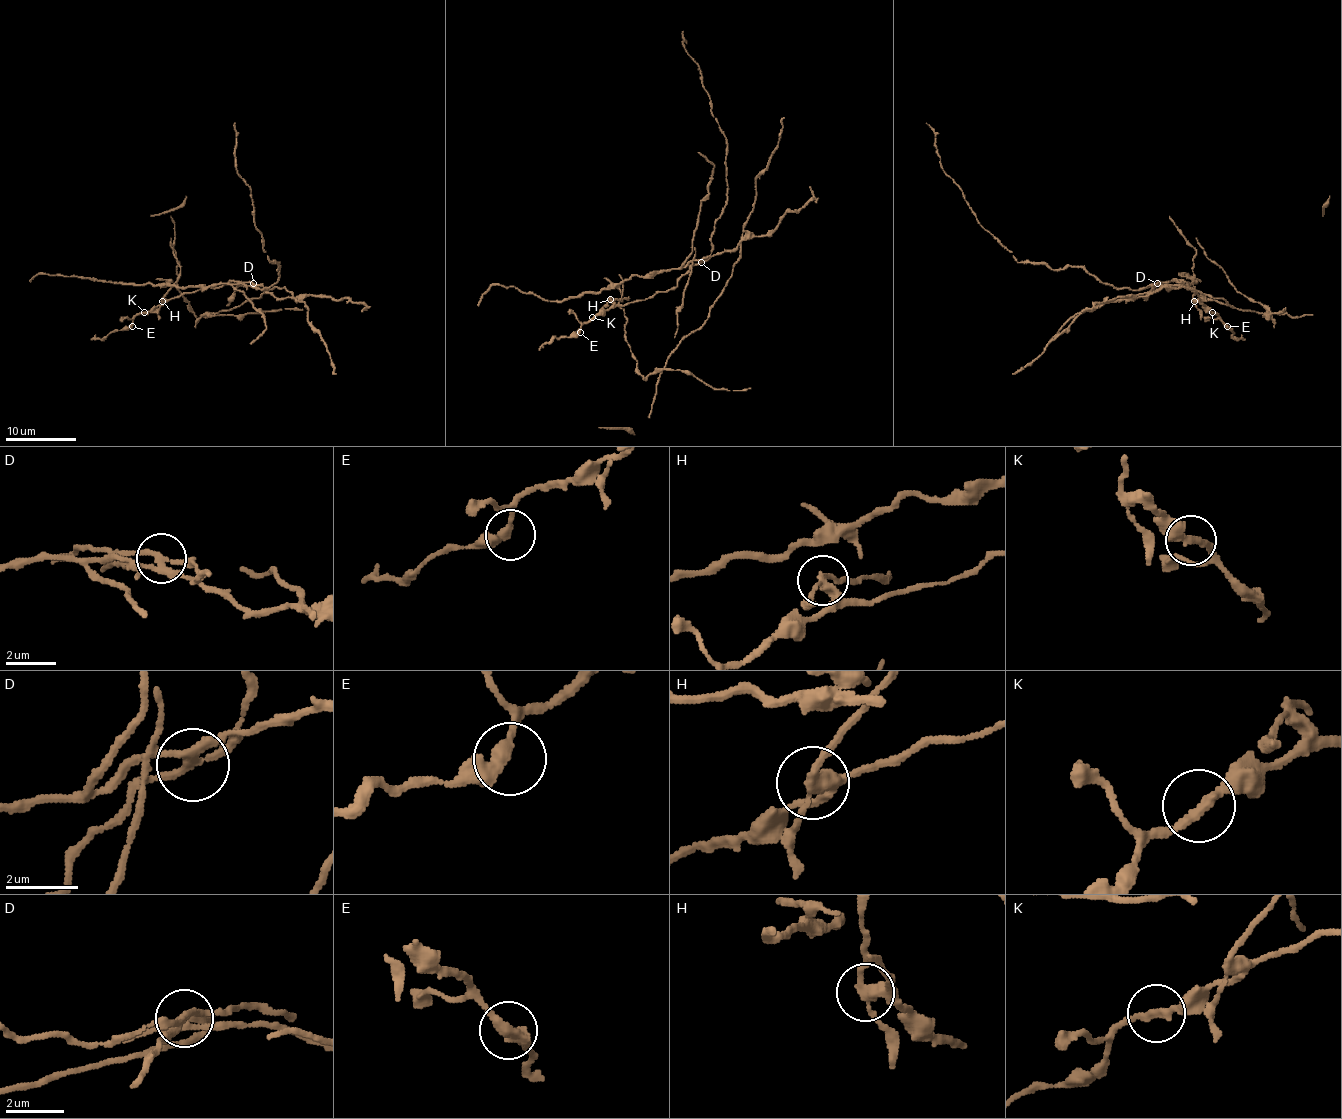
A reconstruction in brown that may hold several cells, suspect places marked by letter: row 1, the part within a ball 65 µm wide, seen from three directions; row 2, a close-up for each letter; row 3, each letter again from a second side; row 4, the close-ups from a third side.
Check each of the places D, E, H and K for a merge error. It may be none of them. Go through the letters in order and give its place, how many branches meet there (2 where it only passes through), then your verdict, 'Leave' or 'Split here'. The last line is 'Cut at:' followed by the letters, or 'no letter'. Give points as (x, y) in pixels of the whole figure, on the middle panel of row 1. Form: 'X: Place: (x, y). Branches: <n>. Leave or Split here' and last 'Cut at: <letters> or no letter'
D: Place: (701, 262). Branches: 3. Split here
E: Place: (580, 332). Branches: 2. Leave
H: Place: (610, 299). Branches: 3. Split here
K: Place: (592, 317). Branches: 2. Leave
Cut at: D, H

